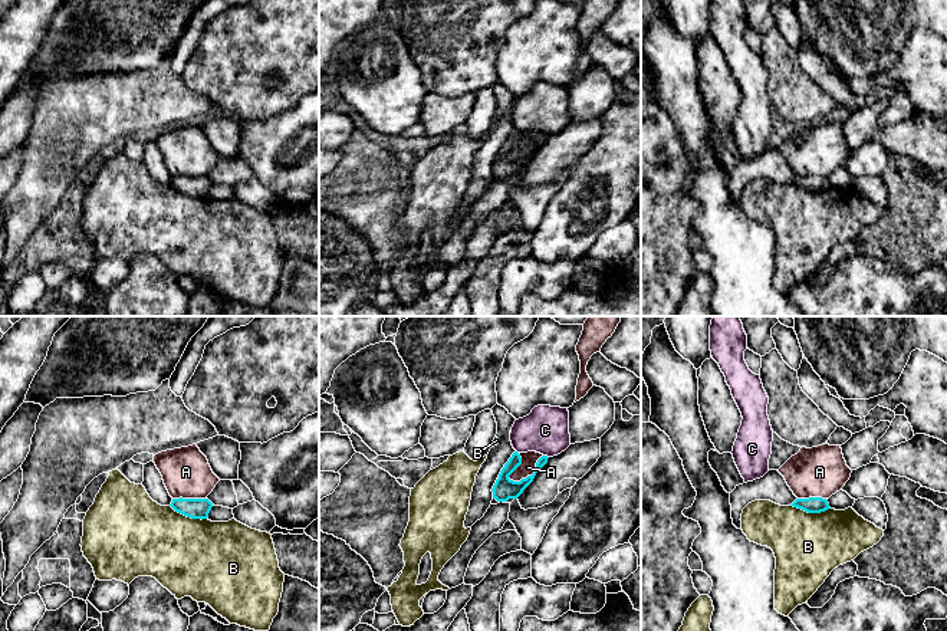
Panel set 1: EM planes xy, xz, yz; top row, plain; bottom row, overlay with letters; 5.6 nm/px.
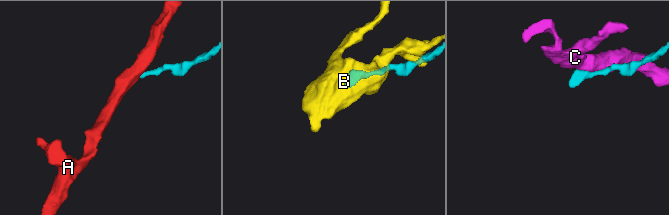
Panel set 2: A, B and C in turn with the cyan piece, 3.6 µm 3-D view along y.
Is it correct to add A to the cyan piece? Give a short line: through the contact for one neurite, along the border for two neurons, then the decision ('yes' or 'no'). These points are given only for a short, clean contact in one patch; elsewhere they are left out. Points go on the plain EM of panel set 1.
no

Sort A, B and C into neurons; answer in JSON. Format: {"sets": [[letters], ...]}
{"sets": [["A"], ["B"], ["C"]]}

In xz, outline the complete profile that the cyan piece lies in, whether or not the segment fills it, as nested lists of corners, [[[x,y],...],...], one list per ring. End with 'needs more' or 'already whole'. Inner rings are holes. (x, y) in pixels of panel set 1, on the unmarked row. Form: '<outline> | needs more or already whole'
[[[517,129],[512,132],[509,139],[502,147],[499,157],[496,158],[491,170],[493,177],[497,180],[507,180],[509,177],[517,177],[523,168],[533,160],[536,151],[548,141],[548,134],[542,134],[536,141],[536,149],[520,160],[513,160],[509,154],[522,142],[522,135]]] | already whole

